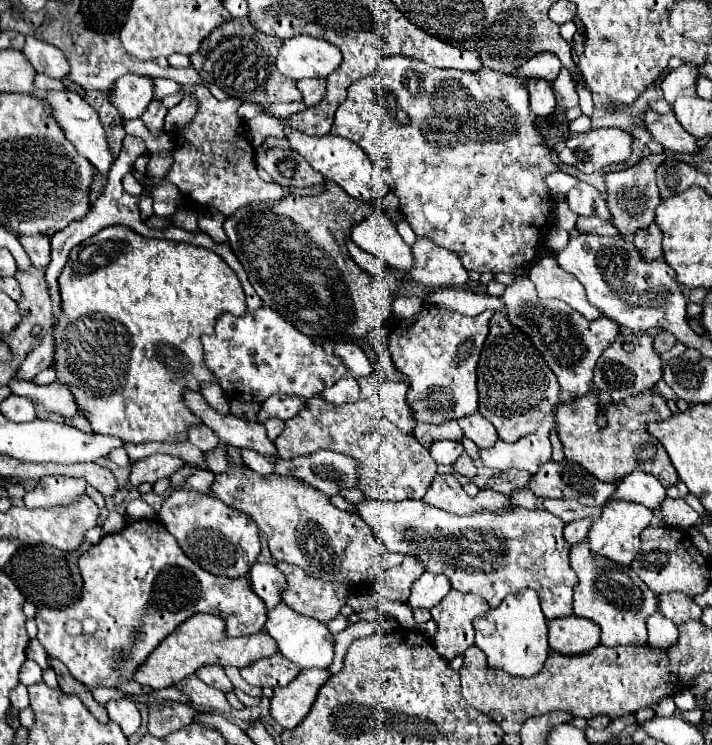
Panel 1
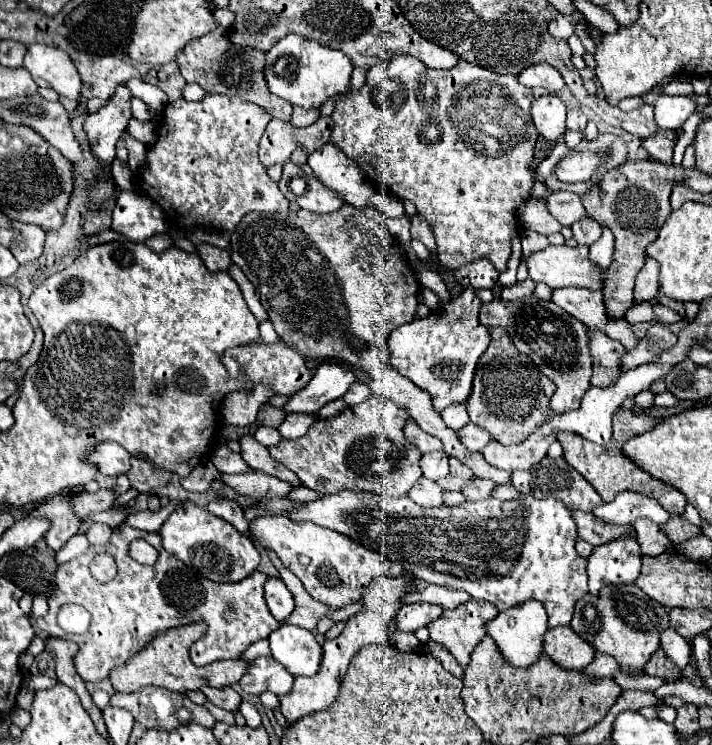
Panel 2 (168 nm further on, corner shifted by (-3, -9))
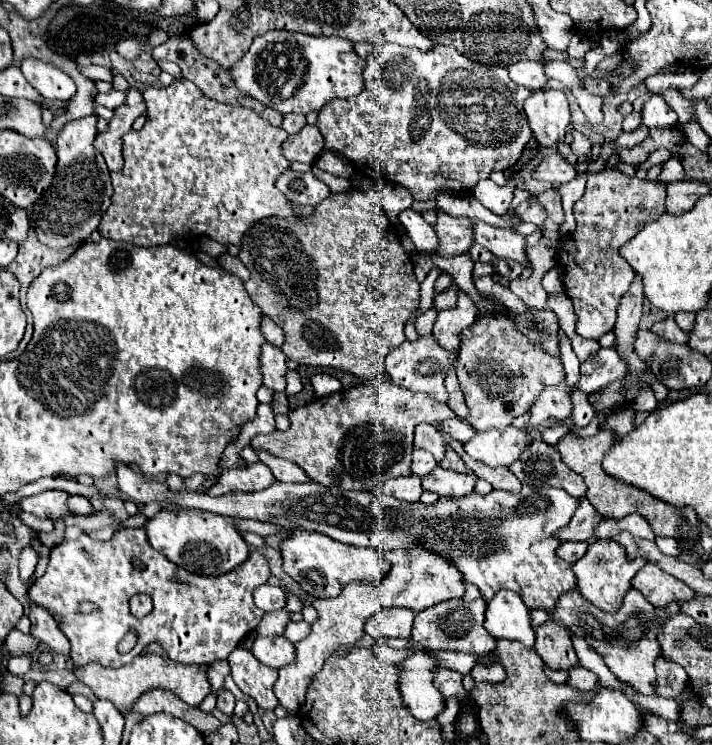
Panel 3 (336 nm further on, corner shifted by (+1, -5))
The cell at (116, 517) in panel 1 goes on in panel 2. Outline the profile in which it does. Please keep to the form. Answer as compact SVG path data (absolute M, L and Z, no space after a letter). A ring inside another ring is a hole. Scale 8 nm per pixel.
M93 524L85 536L87 536L87 540L89 540L91 544L107 544L109 538L111 538L111 534L113 534L113 528L111 528L111 526Z

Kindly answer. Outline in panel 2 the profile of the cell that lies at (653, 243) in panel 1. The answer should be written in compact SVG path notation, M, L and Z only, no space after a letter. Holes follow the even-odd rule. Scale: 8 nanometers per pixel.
M645 260L645 266L635 280L635 302L653 300L659 292L659 268L655 260Z

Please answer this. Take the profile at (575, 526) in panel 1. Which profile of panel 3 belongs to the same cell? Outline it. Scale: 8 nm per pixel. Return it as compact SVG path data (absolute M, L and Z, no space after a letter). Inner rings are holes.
M567 542L567 544L561 544L561 548L557 548L557 556L561 556L561 560L573 564L587 552L587 546L589 546L587 542Z

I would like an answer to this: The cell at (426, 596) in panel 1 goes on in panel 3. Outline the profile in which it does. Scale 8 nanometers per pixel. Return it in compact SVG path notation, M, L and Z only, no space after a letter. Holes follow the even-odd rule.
M383 608L369 618L365 632L377 640L381 638L409 638L415 612L407 608Z

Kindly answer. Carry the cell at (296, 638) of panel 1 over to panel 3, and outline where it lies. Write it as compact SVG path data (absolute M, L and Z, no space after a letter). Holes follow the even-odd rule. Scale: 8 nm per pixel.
M283 636L257 638L253 642L251 654L269 668L281 668L283 664L291 664L291 660L295 660L295 646Z

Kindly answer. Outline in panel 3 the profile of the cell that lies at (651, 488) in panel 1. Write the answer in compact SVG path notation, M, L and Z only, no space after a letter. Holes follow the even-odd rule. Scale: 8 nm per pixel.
M581 498L581 504L577 508L577 512L573 514L573 520L561 528L561 532L557 532L557 540L561 542L585 542L593 536L593 528L597 526L597 522L603 520L593 506L589 504L587 498Z

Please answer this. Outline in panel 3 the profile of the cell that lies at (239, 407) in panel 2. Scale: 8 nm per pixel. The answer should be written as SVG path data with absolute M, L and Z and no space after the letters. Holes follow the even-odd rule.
M269 342L263 346L261 354L261 368L263 368L263 384L273 390L285 390L285 354L271 346Z

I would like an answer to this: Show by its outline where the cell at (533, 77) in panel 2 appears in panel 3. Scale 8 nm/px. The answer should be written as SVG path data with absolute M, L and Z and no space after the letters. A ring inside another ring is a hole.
M535 60L517 62L517 64L509 66L509 78L515 84L521 84L529 90L541 90L547 84L543 62L535 62Z

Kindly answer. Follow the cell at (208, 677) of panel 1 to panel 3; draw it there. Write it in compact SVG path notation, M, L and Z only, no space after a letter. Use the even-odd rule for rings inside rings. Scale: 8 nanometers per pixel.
M221 688L217 694L217 708L225 714L233 714L233 706L235 706L235 696L229 690Z

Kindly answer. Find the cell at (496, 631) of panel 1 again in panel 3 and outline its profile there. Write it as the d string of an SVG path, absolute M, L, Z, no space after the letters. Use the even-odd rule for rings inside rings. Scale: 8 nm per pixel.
M501 590L497 596L493 596L493 600L487 602L485 630L489 630L491 636L523 642L527 648L533 648L535 644L529 608L523 604L517 592Z

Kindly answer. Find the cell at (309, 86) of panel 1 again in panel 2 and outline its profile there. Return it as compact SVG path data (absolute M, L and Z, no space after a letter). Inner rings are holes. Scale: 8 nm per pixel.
M293 108L293 126L309 126L321 116L319 108Z

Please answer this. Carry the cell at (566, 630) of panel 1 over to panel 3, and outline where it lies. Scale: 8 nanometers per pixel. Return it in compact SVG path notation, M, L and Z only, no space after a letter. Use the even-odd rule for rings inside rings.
M549 618L545 624L541 624L535 630L533 648L537 650L545 666L553 670L571 670L579 664L571 638L569 638L569 630L553 618Z

